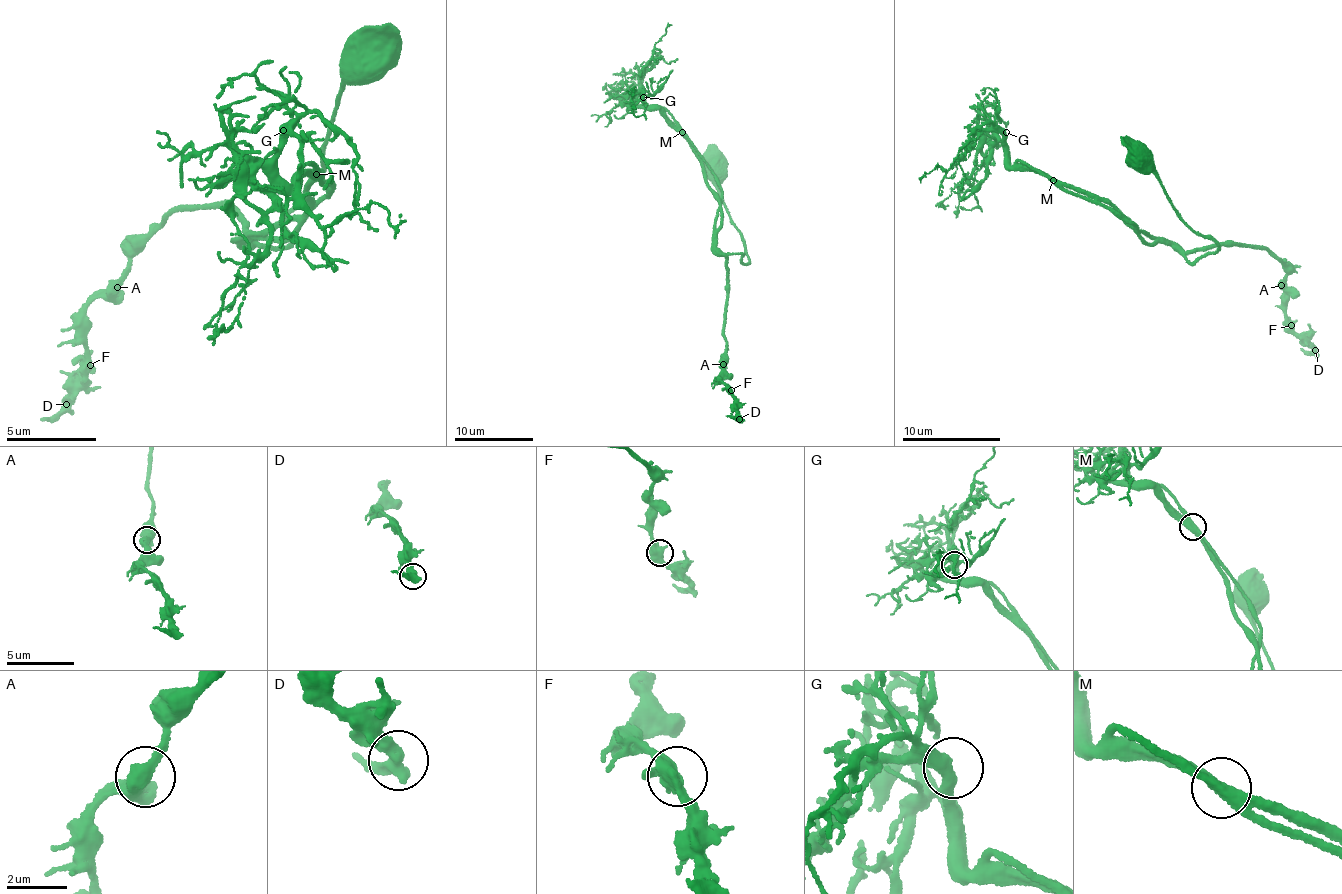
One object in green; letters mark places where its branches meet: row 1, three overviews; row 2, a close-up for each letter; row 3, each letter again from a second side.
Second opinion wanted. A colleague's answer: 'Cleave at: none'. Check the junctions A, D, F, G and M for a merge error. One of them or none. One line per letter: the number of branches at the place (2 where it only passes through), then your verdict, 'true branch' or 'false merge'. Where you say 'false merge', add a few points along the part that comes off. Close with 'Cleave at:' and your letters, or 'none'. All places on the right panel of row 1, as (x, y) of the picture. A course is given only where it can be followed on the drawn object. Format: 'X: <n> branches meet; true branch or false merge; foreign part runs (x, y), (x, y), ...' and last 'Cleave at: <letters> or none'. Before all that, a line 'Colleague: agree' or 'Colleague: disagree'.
Colleague: agree
A: 2 branches meet; true branch
D: 2 branches meet; true branch
F: 2 branches meet; true branch
G: 2 branches meet; true branch
M: 2 branches meet; true branch
Cleave at: none

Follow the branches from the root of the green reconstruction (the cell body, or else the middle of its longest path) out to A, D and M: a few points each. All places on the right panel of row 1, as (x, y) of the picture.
A: (1138, 154), (1178, 216), (1218, 246), (1193, 262), (1184, 256), (1256, 245), (1283, 265), (1281, 285)
D: (1138, 154), (1178, 216), (1218, 246), (1184, 256), (1260, 246), (1285, 272), (1285, 324), (1315, 350)
M: (1138, 154), (1156, 170), (1178, 216), (1215, 251), (1190, 261), (1113, 207), (1053, 180)

